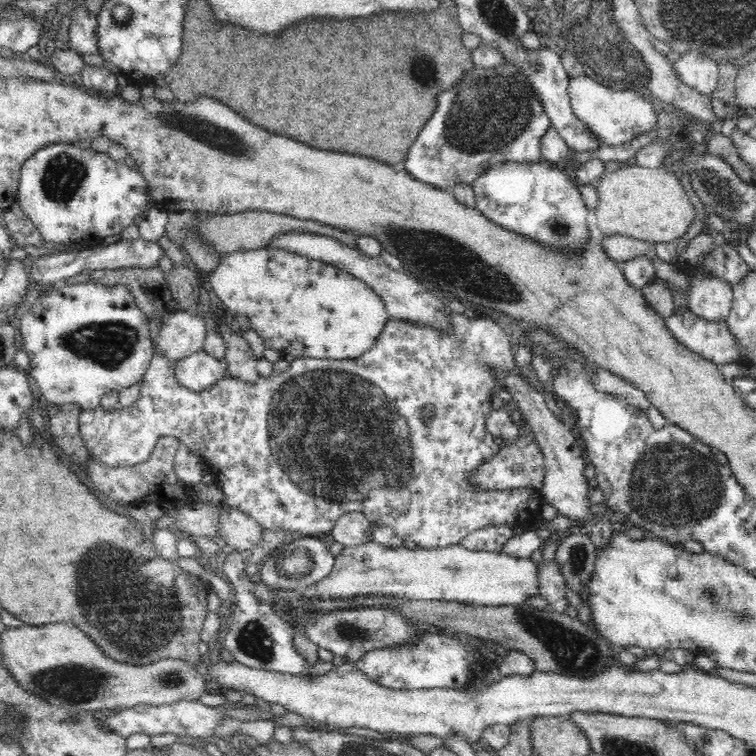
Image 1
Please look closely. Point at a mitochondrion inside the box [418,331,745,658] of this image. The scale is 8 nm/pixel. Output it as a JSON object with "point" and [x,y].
{"point":[670,485]}

